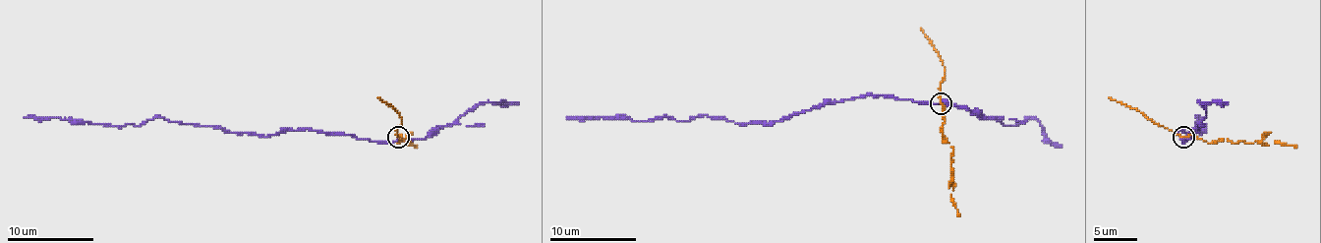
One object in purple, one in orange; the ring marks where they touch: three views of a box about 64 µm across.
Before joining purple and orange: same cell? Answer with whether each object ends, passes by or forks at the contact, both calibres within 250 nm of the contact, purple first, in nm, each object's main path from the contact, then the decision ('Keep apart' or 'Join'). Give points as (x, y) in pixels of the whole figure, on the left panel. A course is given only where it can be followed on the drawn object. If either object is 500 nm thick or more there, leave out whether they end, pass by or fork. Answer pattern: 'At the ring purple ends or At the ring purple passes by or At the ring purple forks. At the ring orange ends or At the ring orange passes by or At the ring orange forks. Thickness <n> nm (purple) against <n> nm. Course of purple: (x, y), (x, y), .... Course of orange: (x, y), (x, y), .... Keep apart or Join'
At the ring purple passes by. At the ring orange passes by. Thickness 360 nm (purple) against 190 nm. Course of purple: (397, 139), (379, 143), (298, 128), (261, 137), (162, 117), (138, 126), (24, 117). Course of orange: (397, 137), (399, 135), (399, 143), (410, 141), (406, 146), (408, 143), (417, 148). Keep apart

